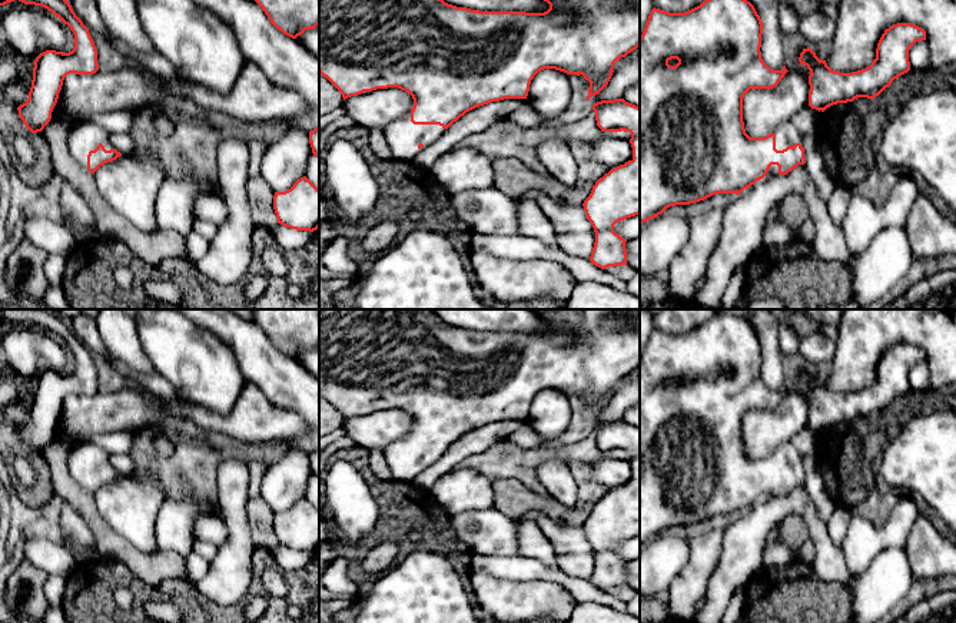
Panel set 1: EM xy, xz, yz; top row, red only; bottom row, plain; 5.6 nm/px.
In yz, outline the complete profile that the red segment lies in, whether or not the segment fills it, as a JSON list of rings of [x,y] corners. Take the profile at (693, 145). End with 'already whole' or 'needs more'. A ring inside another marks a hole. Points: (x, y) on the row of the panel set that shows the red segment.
[[[706,0],[700,6],[684,11],[670,13],[653,9],[640,36],[640,225],[661,215],[667,208],[690,205],[717,193],[741,193],[764,176],[787,175],[799,165],[806,163],[804,143],[799,129],[787,122],[764,137],[750,137],[743,122],[743,97],[750,89],[773,89],[789,72],[770,69],[761,59],[763,23],[754,6],[747,0]]] | needs more

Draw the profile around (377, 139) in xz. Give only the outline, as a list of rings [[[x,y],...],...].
[[[374,129],[369,132],[368,145],[372,153],[379,159],[392,159],[392,149],[386,140],[384,129]]]

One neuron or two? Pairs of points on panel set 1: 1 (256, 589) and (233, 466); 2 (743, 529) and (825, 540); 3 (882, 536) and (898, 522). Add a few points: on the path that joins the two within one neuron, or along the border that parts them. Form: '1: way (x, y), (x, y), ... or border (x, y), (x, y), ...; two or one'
1: border (254, 567), (252, 586), (248, 596); two
2: way (764, 516), (777, 509), (800, 509), (810, 519); one
3: way (886, 533), (893, 526); one

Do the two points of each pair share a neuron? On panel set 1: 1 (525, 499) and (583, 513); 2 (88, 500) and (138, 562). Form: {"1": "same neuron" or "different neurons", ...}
{"1": "same neuron", "2": "same neuron"}

